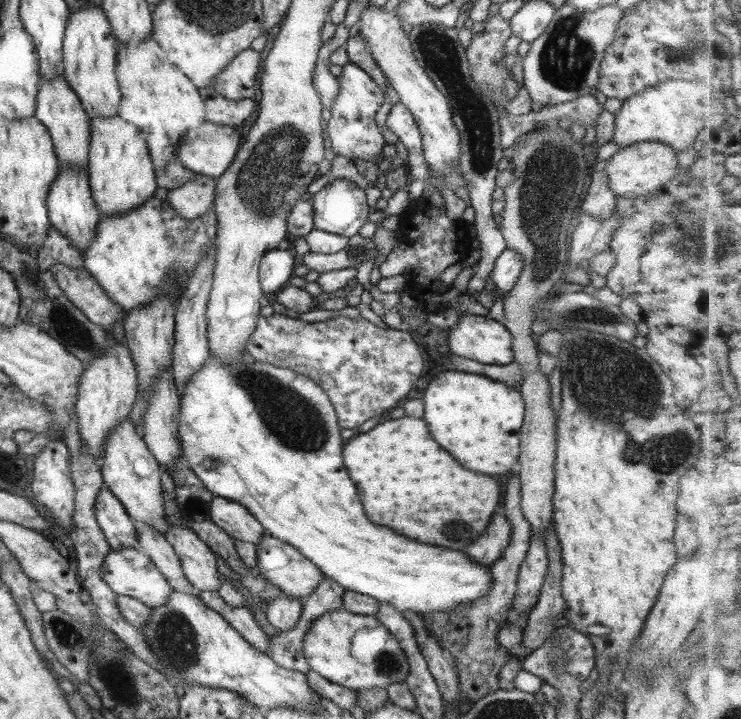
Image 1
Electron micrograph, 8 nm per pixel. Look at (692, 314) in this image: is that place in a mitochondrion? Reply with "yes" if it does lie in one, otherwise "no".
no

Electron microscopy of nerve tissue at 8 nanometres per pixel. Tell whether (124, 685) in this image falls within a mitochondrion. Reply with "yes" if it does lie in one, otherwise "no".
yes

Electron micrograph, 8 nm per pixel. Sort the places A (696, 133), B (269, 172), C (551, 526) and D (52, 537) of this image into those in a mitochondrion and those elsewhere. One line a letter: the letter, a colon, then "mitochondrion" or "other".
A: other
B: mitochondrion
C: other
D: other

